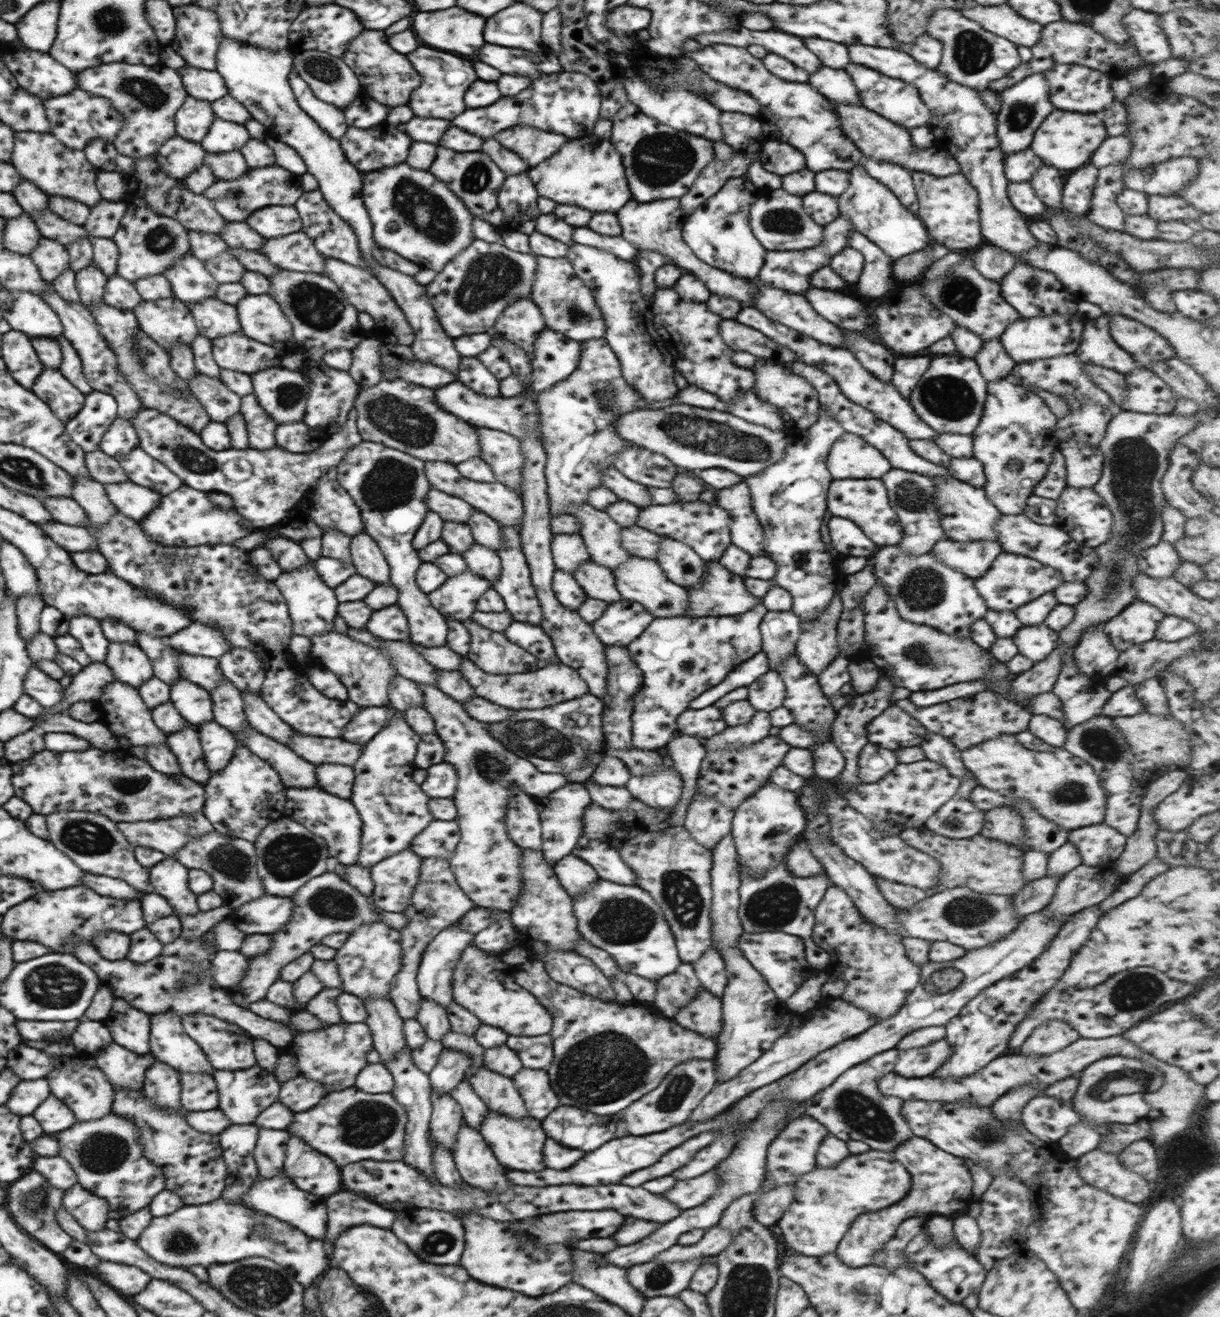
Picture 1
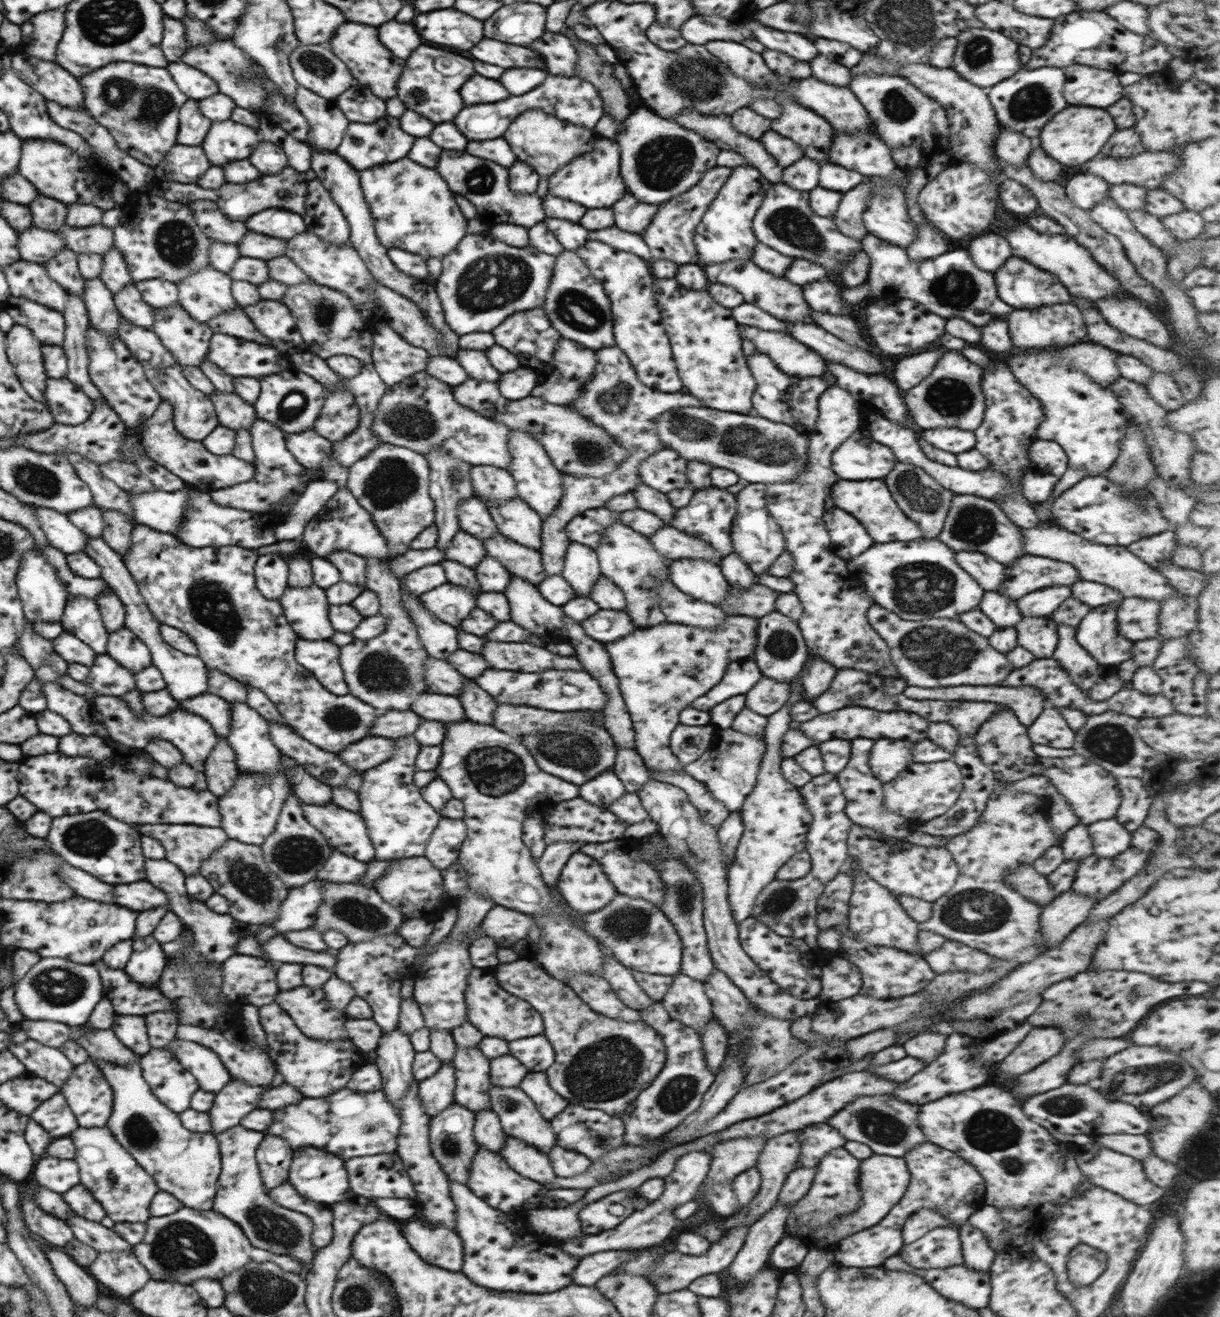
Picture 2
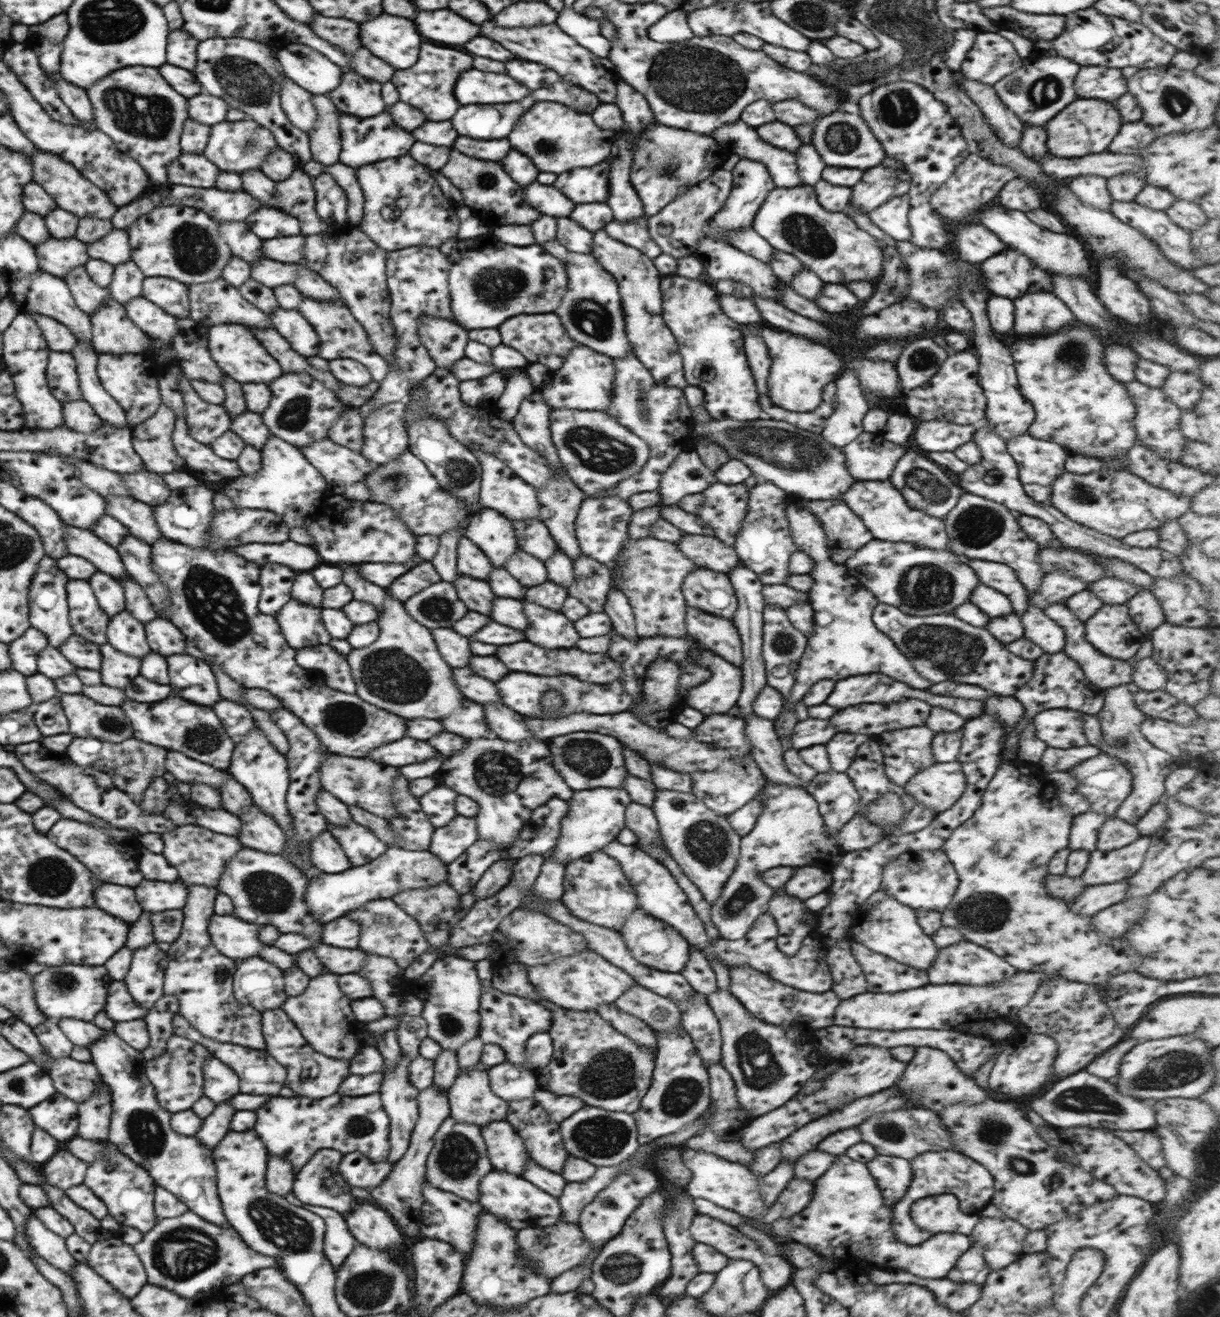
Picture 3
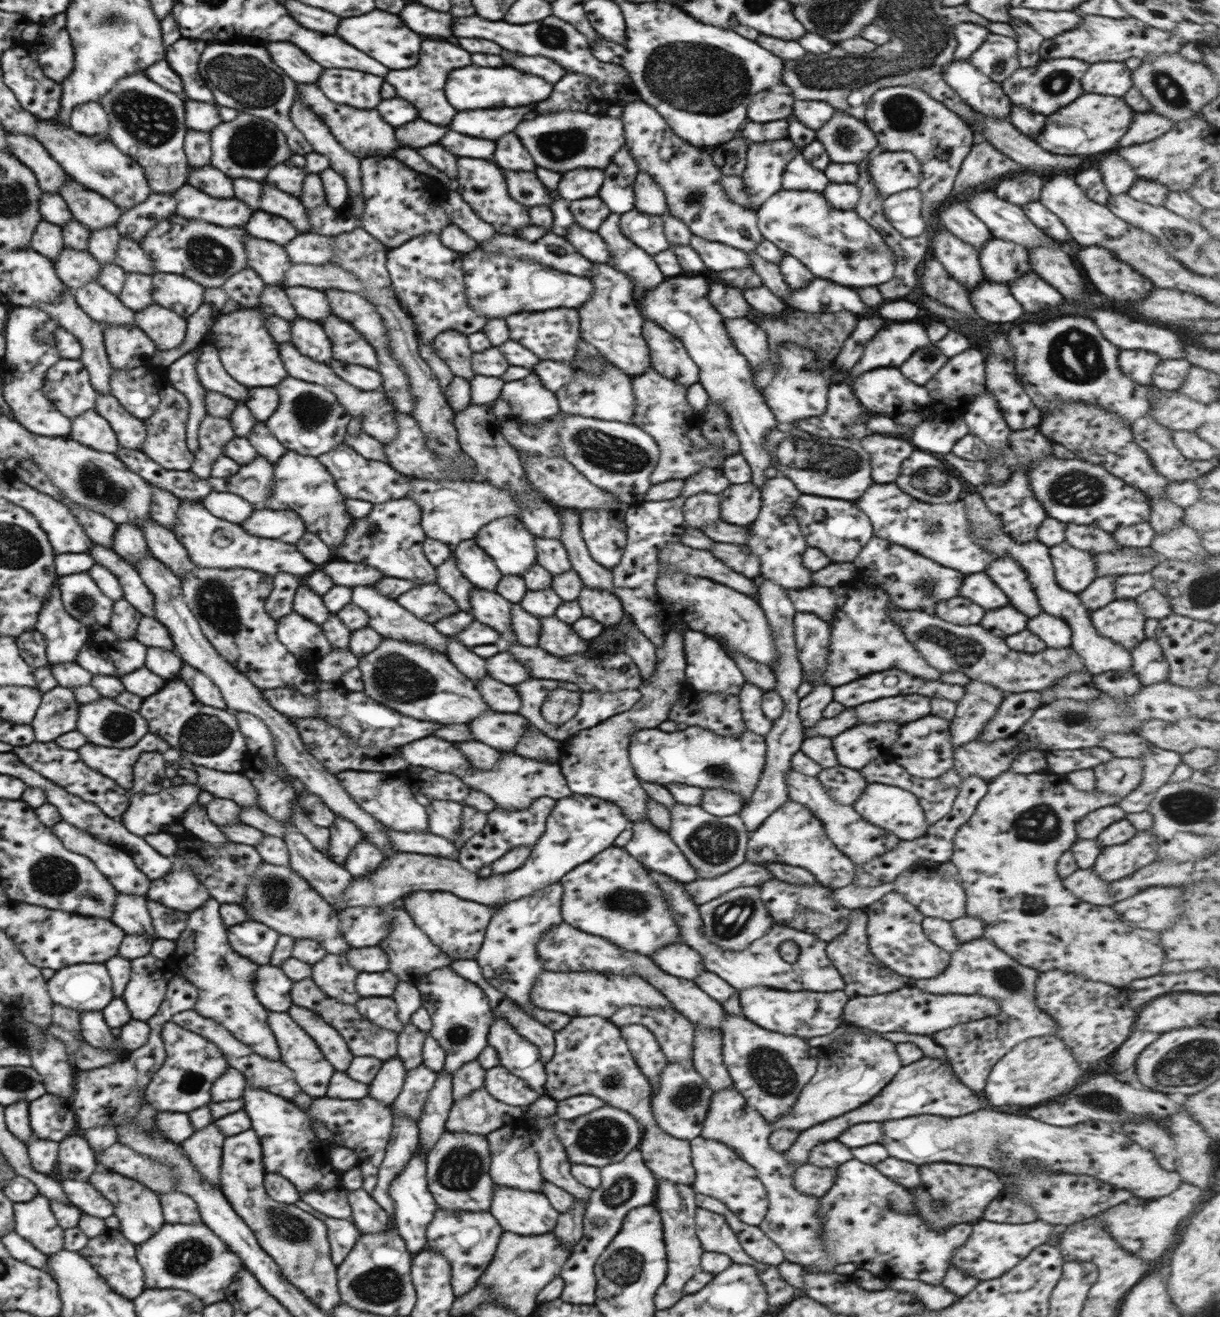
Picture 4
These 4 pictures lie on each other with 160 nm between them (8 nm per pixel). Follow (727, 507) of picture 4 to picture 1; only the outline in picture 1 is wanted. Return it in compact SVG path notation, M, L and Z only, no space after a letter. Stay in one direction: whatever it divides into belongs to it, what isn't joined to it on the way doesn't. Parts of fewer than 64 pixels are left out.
M700 499L641 508L638 513L637 525L650 532L663 534L663 536L687 544L706 561L719 559L726 547L731 544L731 518L728 512L715 503L711 505Z

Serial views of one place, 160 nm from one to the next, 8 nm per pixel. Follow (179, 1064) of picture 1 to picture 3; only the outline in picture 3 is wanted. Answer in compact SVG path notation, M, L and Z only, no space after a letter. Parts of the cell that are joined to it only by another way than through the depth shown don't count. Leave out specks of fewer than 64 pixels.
M214 1055L203 1064L203 1073L203 1094L216 1104L228 1101L240 1093L237 1073Z

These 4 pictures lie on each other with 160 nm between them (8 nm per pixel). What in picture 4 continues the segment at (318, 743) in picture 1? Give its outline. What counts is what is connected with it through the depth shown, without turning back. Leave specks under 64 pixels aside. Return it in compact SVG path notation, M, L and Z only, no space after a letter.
M430 735L420 740L413 740L399 749L400 757L404 758L411 767L433 769L440 773L454 773L460 778L476 770L453 742L437 736Z

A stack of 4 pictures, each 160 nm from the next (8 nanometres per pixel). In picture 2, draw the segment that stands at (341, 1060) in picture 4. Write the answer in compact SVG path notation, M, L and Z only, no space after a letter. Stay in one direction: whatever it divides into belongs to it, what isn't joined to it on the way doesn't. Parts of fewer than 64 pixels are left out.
M299 986L279 990L275 996L278 1003L310 1038L321 1041L345 1041L350 1039L344 1023L347 1016L324 996L323 987Z

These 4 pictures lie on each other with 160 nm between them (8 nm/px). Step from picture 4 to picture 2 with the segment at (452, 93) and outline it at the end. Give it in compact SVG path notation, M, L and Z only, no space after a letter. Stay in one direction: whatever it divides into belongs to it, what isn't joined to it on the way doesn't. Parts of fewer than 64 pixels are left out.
M474 74L464 86L462 86L462 98L466 104L490 104L508 98L508 90L492 78L482 78Z

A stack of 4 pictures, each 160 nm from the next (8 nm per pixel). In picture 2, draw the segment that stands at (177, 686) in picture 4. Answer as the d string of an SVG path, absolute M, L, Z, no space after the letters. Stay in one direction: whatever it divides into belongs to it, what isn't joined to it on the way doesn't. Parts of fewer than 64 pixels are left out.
M95 696L89 698L94 708L102 713L108 731L108 739L113 744L127 750L143 749L152 737L171 742L184 757L184 763L196 770L202 770L206 758L212 754L214 745L220 737L214 732L212 725L201 716L177 707L164 716L152 716L149 712L132 712L130 705L121 697Z

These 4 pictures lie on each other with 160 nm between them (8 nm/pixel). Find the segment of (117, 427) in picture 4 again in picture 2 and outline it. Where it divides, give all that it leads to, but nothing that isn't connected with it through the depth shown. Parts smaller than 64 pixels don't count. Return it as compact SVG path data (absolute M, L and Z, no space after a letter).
M68 296L63 312L65 339L61 344L67 356L66 378L86 393L92 400L104 399L89 375L89 358L86 350L87 328L90 319L84 301L78 296Z

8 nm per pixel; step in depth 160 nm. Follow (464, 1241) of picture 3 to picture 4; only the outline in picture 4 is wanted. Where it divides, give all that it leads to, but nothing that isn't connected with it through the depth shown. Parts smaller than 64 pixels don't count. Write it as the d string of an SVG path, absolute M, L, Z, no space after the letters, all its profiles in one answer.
M440 1208L435 1210L426 1230L427 1247L441 1252L448 1259L455 1297L464 1296L479 1282L481 1274L487 1269L497 1251L503 1232L503 1228L489 1210L480 1212L449 1211Z

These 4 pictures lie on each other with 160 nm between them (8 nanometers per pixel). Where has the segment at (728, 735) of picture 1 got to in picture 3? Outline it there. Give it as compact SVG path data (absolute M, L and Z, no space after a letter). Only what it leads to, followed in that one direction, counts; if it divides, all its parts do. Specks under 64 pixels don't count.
M750 758L726 760L714 772L694 772L691 774L692 790L698 800L718 815L729 815L748 804L765 786L766 777L758 764Z

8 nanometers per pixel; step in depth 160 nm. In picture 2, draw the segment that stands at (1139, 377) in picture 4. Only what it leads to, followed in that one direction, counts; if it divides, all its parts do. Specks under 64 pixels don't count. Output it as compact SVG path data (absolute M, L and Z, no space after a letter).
M1083 341L1064 346L1059 360L1085 372L1090 380L1102 386L1109 386L1121 376L1117 367L1119 353L1098 343Z

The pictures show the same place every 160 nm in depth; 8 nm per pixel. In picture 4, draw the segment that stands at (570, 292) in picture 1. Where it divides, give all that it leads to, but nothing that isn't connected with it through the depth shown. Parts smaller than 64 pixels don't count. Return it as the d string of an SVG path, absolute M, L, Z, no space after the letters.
M592 263L591 269L589 280L594 285L594 293L577 308L581 338L595 346L603 358L624 374L629 377L641 375L652 366L650 349L643 337L644 317L634 303L634 281L608 263Z

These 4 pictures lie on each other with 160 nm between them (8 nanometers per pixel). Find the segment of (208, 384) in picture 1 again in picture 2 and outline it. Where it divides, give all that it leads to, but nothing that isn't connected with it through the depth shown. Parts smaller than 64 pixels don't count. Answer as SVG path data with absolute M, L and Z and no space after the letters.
M214 391L207 395L214 405L218 423L221 426L236 429L248 429L257 419L255 408L250 403L244 402L236 393L223 393Z

